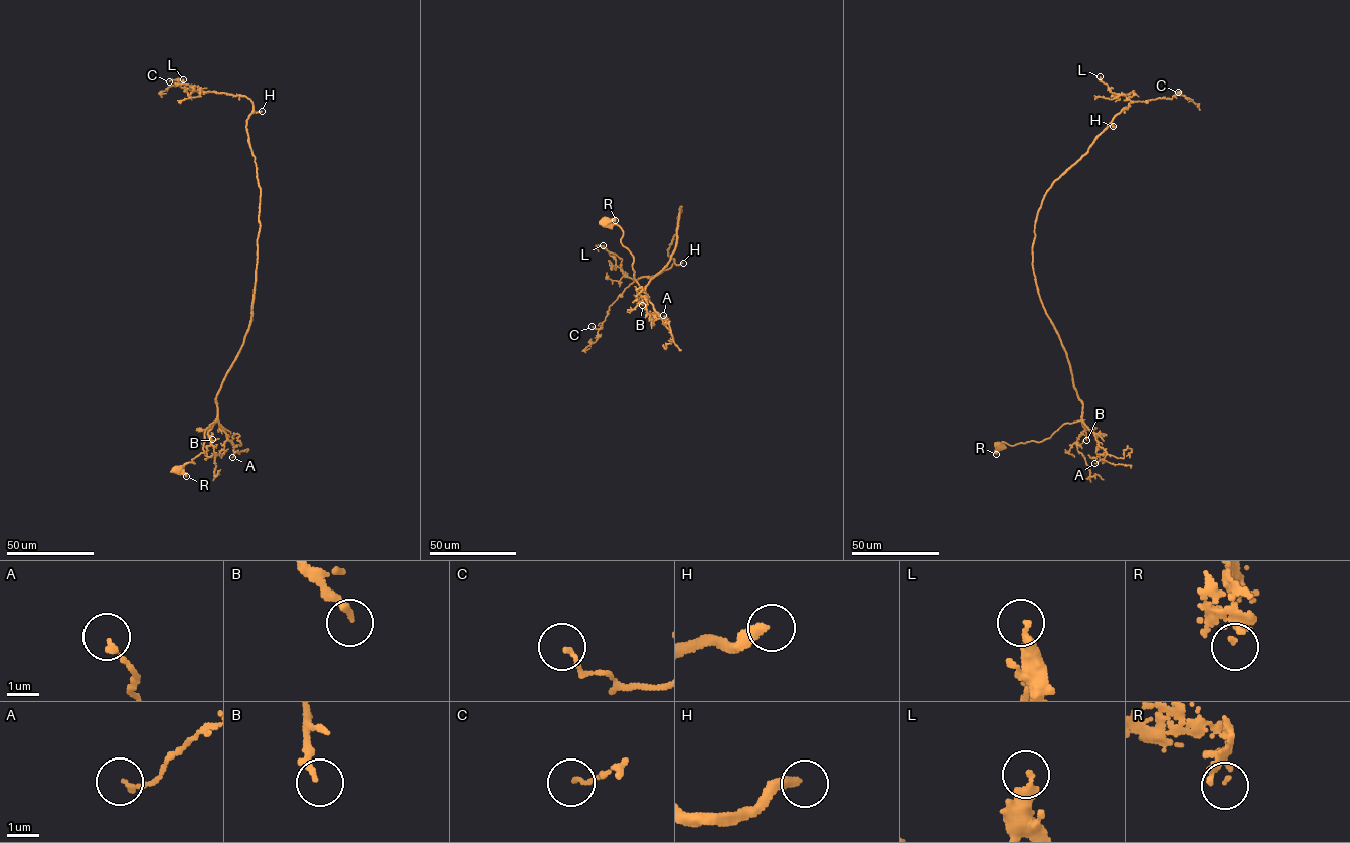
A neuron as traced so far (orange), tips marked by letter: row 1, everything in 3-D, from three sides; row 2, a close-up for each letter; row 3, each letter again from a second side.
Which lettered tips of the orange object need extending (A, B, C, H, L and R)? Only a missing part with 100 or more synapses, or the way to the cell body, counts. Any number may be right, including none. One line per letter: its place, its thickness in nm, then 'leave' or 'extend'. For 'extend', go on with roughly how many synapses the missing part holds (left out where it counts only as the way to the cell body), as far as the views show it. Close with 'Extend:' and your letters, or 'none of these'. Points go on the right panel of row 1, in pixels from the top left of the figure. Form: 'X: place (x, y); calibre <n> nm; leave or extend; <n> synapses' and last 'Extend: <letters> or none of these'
A: place (1094, 463); calibre 160 nm; leave
B: place (1086, 440); calibre 200 nm; leave
C: place (1178, 92); calibre 110 nm; leave
H: place (1113, 126); calibre 320 nm; extend; 350 synapses
L: place (1100, 76); calibre 280 nm; leave
R: place (996, 454); calibre 70 nm; leave
Extend: H

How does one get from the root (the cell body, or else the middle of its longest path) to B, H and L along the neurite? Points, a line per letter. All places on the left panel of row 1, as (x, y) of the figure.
B: (177, 468), (194, 463), (191, 459), (204, 452), (204, 431), (217, 419), (208, 431), (212, 439)
H: (177, 468), (204, 452), (216, 394), (250, 320), (260, 189), (246, 120), (262, 111)
L: (177, 468), (204, 452), (216, 394), (248, 328), (260, 195), (246, 128), (252, 102), (195, 91), (183, 79)

